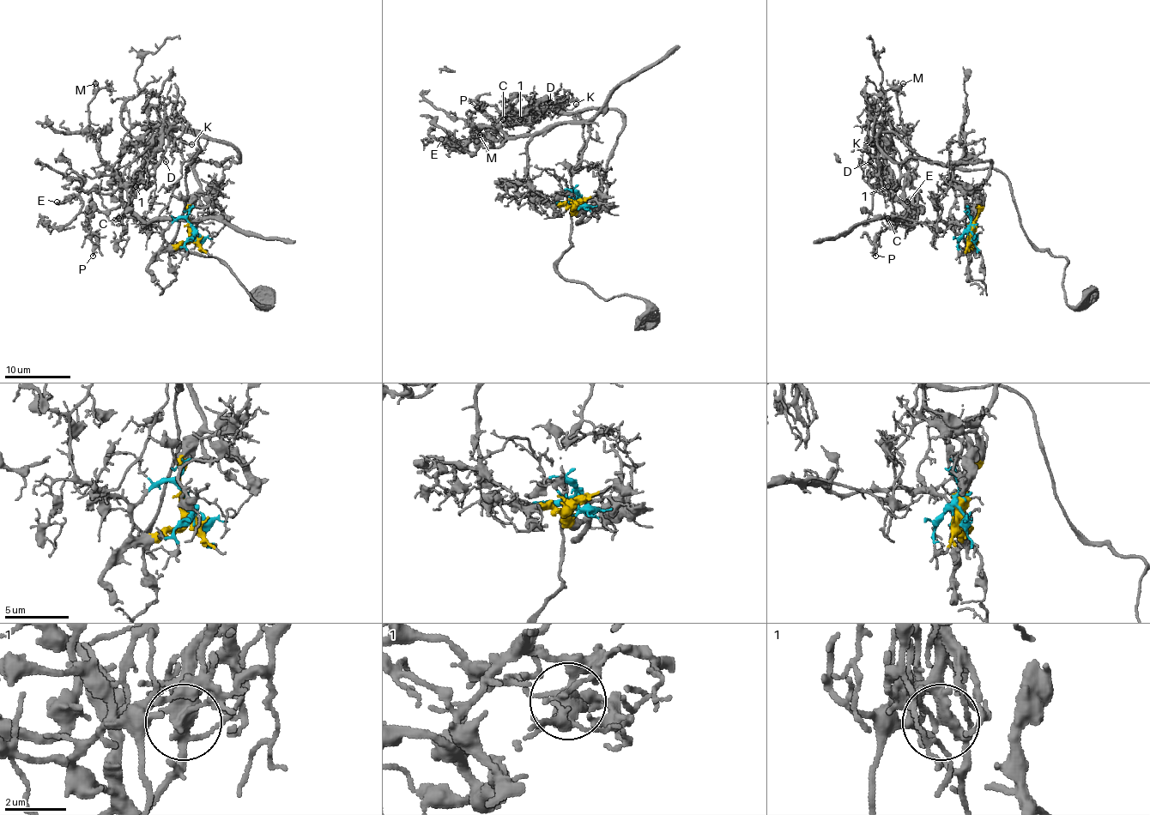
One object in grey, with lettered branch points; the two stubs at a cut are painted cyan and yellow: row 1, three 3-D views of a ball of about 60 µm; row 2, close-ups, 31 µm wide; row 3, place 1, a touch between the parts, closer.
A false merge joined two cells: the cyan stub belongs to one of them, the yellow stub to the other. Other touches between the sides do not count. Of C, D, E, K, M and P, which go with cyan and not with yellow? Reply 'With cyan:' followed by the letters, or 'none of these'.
With cyan: C, E, M, P

